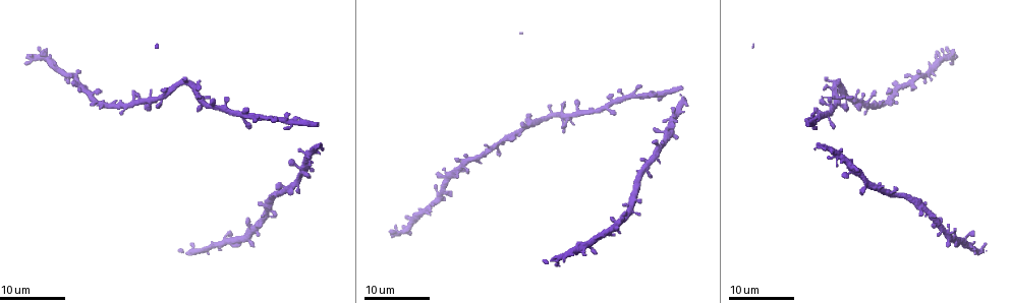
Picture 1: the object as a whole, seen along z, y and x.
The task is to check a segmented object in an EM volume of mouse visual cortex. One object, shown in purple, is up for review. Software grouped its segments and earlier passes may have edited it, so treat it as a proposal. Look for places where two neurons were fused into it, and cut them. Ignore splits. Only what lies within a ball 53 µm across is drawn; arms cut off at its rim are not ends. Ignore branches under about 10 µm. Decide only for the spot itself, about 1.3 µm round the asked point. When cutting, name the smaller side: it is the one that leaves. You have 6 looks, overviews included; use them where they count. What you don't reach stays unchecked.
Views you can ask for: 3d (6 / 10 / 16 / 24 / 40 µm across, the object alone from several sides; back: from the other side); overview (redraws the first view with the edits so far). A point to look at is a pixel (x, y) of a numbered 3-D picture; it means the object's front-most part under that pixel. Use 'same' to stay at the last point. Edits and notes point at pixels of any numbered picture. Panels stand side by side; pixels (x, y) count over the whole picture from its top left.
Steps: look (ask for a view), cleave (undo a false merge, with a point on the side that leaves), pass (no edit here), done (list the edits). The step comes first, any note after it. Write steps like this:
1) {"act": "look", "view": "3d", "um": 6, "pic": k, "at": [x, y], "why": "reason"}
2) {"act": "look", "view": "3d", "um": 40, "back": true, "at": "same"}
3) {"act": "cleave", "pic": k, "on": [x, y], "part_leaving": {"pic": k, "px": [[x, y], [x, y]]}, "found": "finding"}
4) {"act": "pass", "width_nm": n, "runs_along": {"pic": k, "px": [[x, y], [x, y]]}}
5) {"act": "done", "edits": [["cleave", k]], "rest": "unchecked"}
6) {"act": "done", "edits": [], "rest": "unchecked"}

{"act": "look", "view": "3d", "um": 16, "pic": 1, "at": [641, 98]}

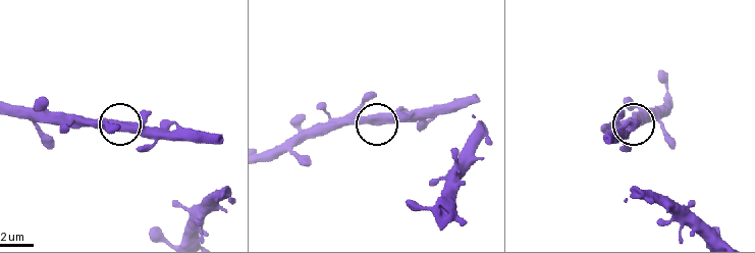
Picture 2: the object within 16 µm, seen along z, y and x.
{"act": "look", "view": "3d", "um": 10, "pic": 2, "at": [379, 120]}

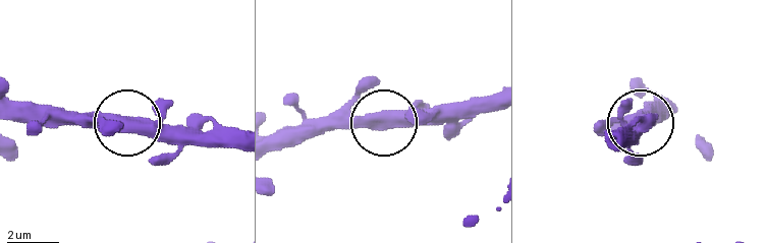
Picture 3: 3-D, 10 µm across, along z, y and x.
{"act": "pass", "width_nm": 500, "runs_along": {"pic": 3, "px": [[122, 130], [190, 126]]}, "found": "all the same neuron"}

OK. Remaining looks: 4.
{"act": "look", "view": "3d", "um": 16, "pic": 1, "at": [613, 100], "why": "three arms meet"}

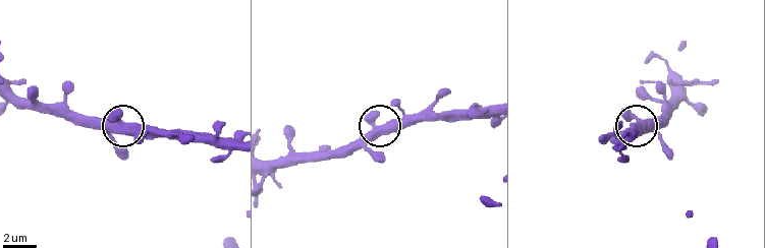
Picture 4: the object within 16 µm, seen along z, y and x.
{"act": "look", "view": "3d", "um": 10, "pic": 4, "at": [124, 131]}

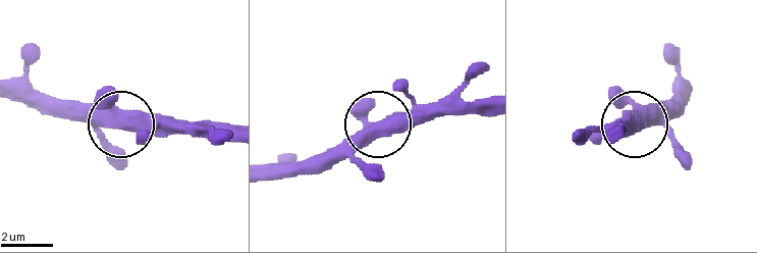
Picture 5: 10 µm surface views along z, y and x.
{"act": "look", "view": "3d", "um": 6, "pic": 5, "at": [119, 126]}

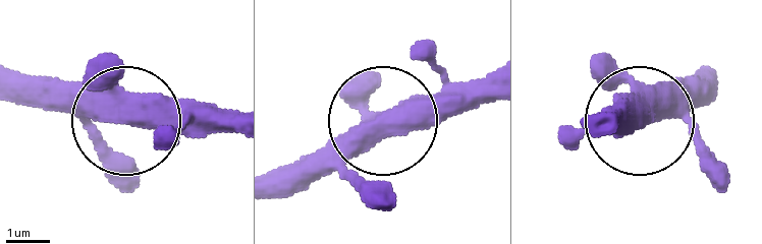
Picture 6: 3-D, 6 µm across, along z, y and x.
{"act": "pass", "arms": 3, "runs_along": {"pic": 6, "px": [[233, 134], [102, 123], [40, 102]]}, "found": "all the same neuron"}

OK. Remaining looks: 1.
{"act": "done", "edits": [], "rest": "unchecked"}

